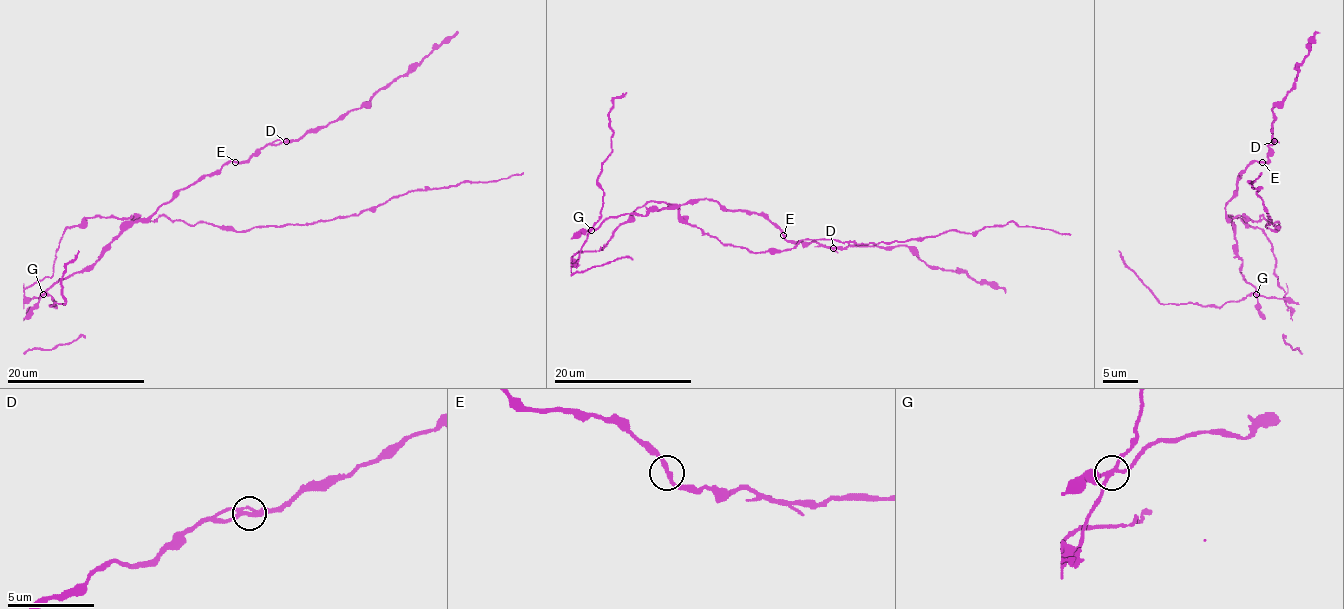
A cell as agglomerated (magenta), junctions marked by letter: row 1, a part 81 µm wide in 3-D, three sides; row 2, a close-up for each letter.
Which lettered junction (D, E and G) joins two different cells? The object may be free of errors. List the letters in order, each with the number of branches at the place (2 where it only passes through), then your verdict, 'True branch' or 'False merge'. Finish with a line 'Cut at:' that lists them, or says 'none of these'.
D: Branches: 4. True branch
E: Branches: 2. True branch
G: Branches: 4. False merge
Cut at: G

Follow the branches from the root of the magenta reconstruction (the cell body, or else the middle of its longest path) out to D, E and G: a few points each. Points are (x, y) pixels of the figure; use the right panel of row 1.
D: (1243, 216), (1231, 221), (1226, 206), (1236, 192), (1239, 174), (1257, 160), (1265, 162), (1269, 145), (1274, 141)
E: (1243, 216), (1236, 216), (1231, 221), (1226, 206), (1236, 192), (1239, 174), (1250, 164), (1262, 162)
G: (1243, 216), (1232, 219), (1236, 254), (1243, 261), (1239, 268), (1243, 277), (1257, 294)

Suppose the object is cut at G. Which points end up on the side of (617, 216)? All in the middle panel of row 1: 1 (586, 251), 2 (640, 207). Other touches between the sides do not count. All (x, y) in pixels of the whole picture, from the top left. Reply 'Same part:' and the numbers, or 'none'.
Same part: none

